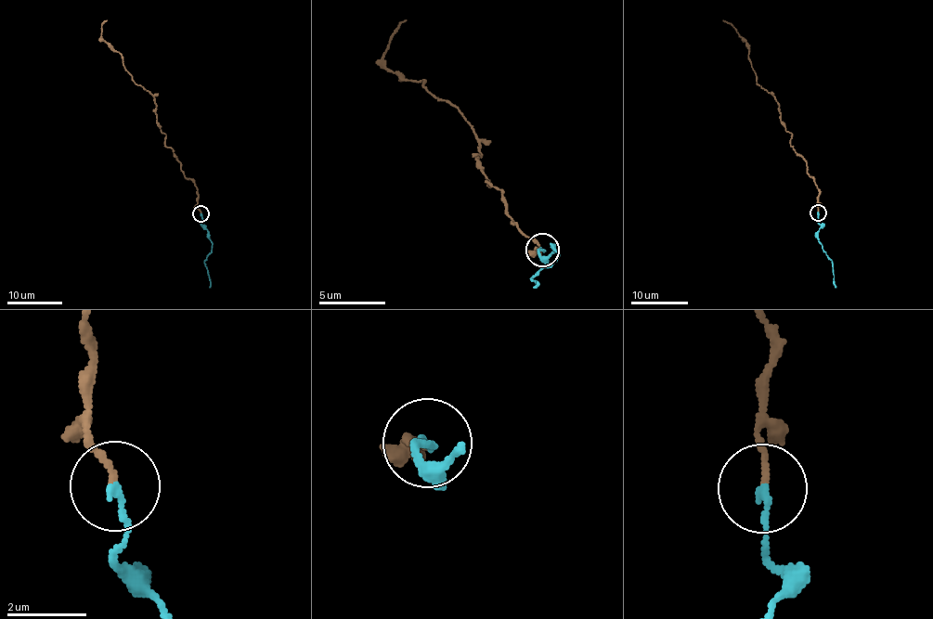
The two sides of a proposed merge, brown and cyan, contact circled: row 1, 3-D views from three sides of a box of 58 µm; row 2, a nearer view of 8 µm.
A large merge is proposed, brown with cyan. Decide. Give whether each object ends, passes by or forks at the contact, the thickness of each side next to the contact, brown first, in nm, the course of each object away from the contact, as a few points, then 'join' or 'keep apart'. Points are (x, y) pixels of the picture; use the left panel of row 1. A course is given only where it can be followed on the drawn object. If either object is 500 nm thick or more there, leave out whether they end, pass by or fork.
brown ends there; cyan ends there; 140 nm thick on the brown side, 160 nm on the other; brown runs (200, 213), (198, 188), (165, 145), (155, 97), (135, 82), (121, 54), (102, 39), (101, 26), (107, 20); cyan runs (200, 213), (200, 225), (208, 231), (212, 245), (203, 262), (210, 278), (209, 287); keep apart

